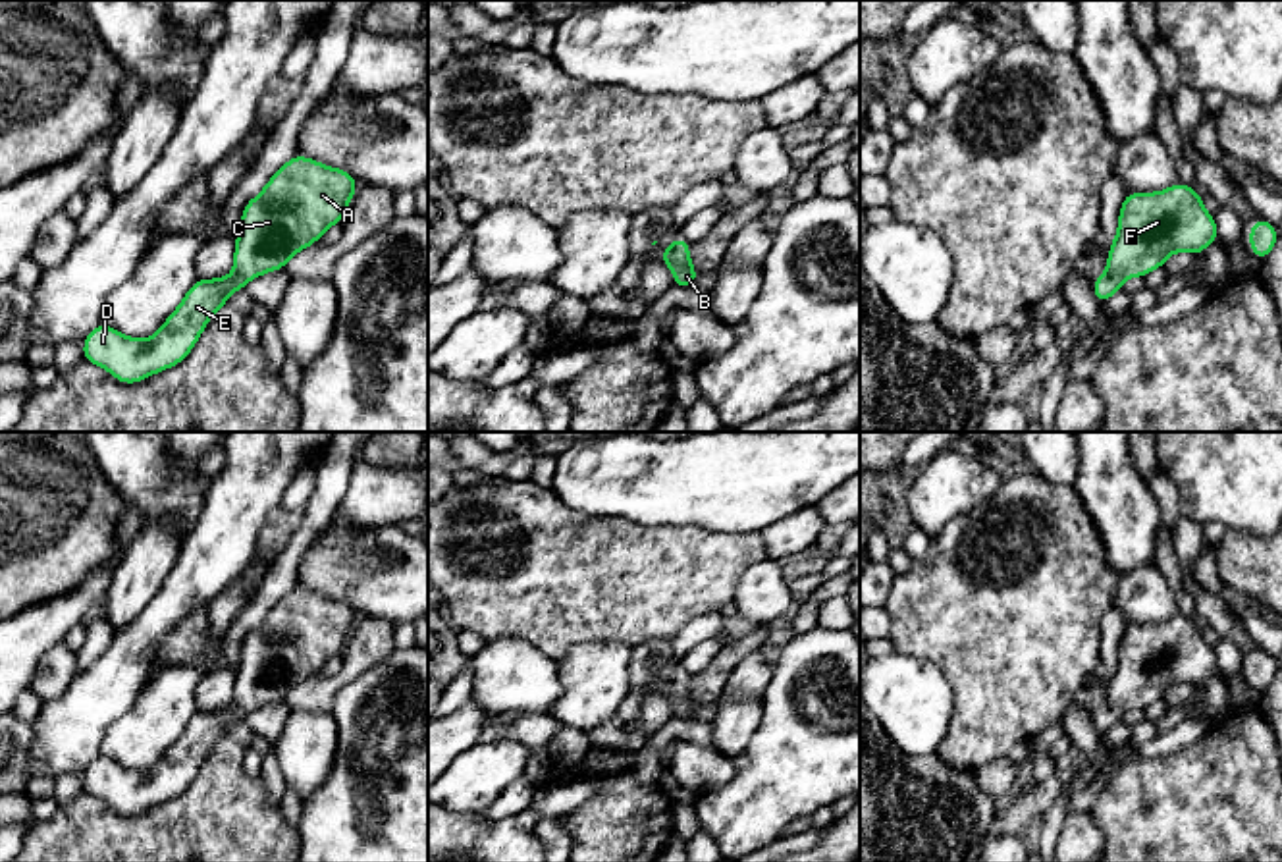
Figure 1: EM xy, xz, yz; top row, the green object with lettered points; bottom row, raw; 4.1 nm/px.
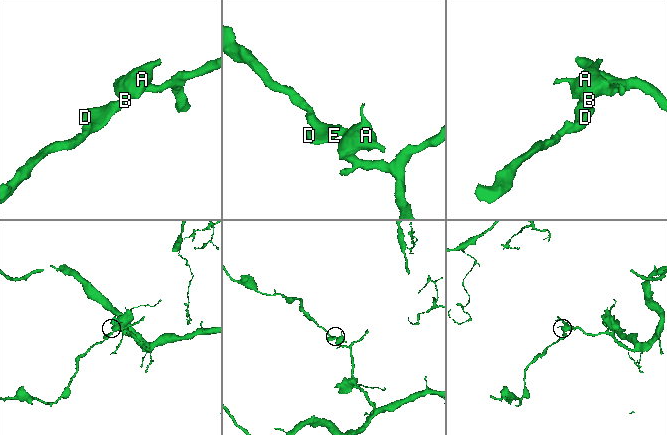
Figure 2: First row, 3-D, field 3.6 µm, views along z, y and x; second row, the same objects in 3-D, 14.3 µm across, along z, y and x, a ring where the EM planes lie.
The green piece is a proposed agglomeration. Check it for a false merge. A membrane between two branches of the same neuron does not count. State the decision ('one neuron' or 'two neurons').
one neuron

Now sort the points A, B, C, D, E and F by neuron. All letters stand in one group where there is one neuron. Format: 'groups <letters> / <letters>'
groups A B C D E F

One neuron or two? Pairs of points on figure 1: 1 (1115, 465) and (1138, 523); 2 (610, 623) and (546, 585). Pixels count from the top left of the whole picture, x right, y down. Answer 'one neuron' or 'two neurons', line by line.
1: one neuron
2: one neuron

